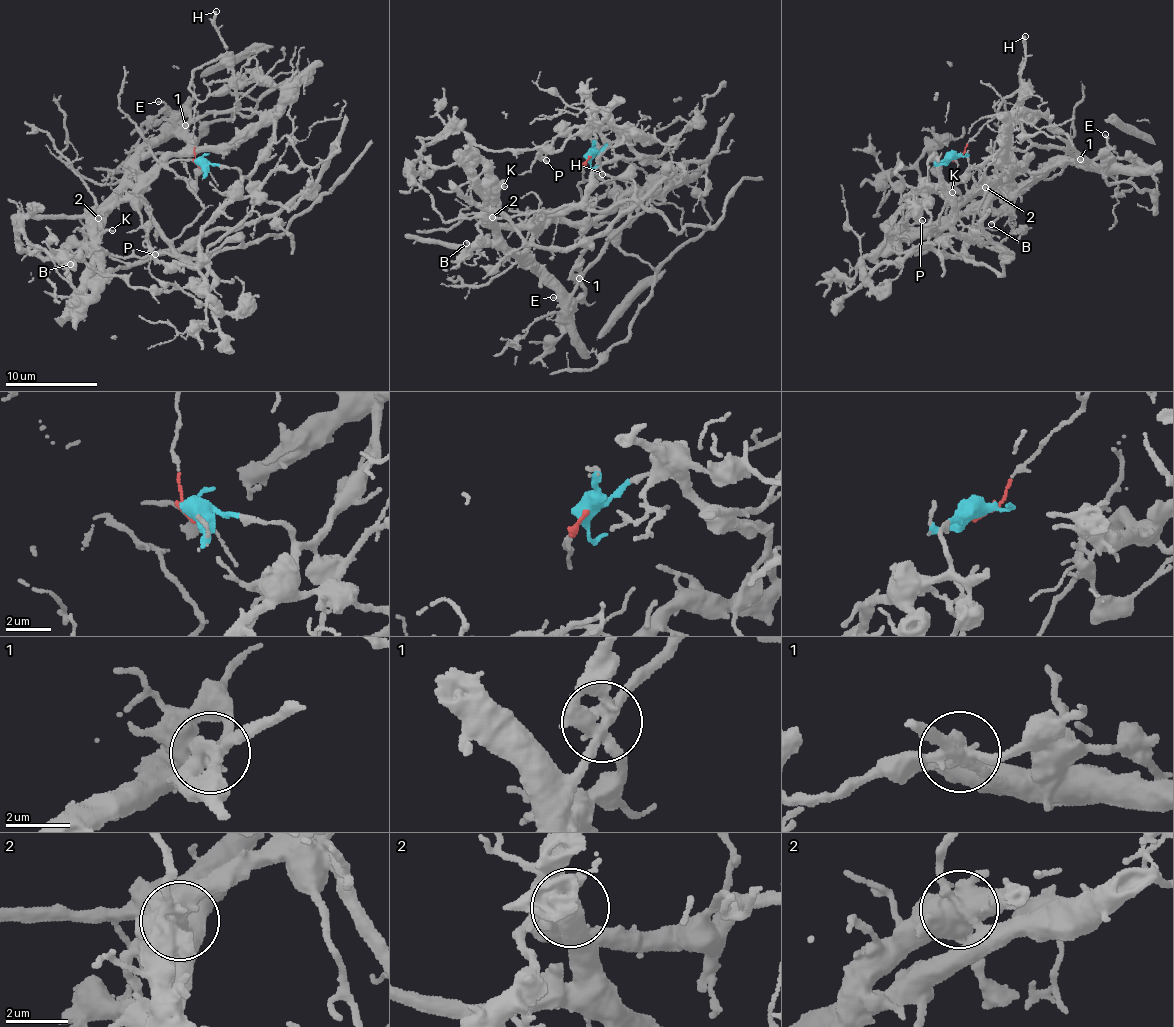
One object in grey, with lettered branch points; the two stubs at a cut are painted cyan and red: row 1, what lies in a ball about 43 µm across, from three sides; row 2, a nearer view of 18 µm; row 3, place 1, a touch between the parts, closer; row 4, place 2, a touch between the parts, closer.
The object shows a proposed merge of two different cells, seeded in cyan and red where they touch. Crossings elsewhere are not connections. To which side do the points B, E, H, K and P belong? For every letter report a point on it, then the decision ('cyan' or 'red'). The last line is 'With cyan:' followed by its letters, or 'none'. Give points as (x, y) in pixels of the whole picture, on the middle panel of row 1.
B: place (466, 243); cyan
E: place (553, 297); cyan
H: place (602, 174); red
K: place (504, 186); cyan
P: place (546, 160); cyan
With cyan: B, E, K, P

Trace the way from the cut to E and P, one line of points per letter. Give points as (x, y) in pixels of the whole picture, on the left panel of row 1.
E: (201, 163), (247, 175), (274, 141), (275, 118), (191, 154), (188, 116), (157, 100)
P: (201, 163), (234, 167), (240, 174), (241, 181), (203, 231), (201, 256), (194, 265), (156, 264), (156, 255)

